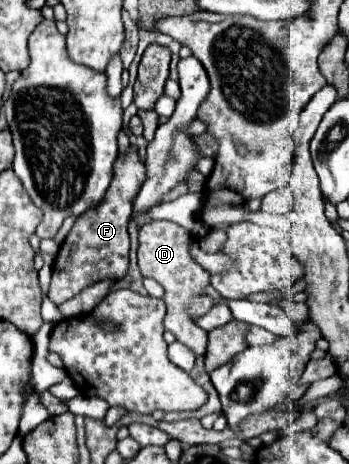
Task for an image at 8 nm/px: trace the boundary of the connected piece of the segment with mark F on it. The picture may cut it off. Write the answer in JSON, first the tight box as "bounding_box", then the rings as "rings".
{"bounding_box":[48,144,146,306],"rings":[[[130,144],[128,150],[122,156],[118,156],[118,160],[114,162],[114,178],[106,192],[104,202],[98,206],[98,210],[90,214],[86,212],[74,222],[68,238],[58,250],[58,256],[52,266],[52,282],[48,292],[48,298],[56,306],[74,298],[80,290],[84,290],[86,286],[98,280],[104,278],[120,280],[126,274],[128,250],[130,250],[128,222],[132,218],[134,194],[138,194],[138,186],[142,186],[142,178],[146,178],[146,168],[138,158],[138,148]]]}

